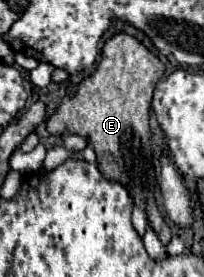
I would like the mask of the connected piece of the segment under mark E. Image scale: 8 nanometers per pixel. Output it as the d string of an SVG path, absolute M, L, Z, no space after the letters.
M118 32L110 40L106 40L96 70L76 86L74 94L62 98L62 104L48 118L46 130L54 136L62 136L60 132L86 136L96 150L96 162L102 176L106 180L122 184L128 190L134 204L146 212L150 228L156 232L158 240L168 246L172 232L162 220L162 214L160 218L156 218L156 176L150 154L152 132L148 126L152 92L158 80L162 78L162 72L164 64L158 60L158 56L154 56L134 36Z

